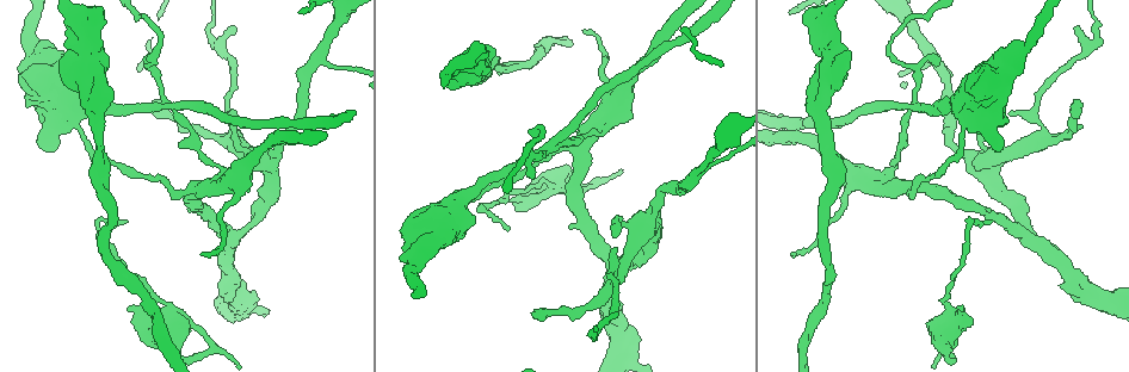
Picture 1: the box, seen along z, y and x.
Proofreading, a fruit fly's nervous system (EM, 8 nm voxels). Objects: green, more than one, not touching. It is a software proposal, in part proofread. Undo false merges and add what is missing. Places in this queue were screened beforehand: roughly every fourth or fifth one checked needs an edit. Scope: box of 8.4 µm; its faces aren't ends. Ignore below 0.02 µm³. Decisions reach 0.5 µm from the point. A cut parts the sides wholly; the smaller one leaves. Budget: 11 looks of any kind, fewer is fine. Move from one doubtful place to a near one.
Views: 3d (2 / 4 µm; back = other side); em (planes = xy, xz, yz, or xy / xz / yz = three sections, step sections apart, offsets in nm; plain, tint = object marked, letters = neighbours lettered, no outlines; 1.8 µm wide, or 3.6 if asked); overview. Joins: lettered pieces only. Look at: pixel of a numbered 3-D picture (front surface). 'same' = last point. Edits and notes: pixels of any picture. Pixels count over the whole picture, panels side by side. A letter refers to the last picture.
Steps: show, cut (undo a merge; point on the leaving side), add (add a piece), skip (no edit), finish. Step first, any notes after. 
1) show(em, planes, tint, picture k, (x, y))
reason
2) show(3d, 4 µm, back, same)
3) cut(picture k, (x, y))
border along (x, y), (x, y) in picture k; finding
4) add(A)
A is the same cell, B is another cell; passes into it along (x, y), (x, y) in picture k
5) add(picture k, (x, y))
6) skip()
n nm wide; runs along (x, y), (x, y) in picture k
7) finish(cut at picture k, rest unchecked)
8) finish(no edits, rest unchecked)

show(em, planes, letters, picture 1, (991, 223))
tapers out

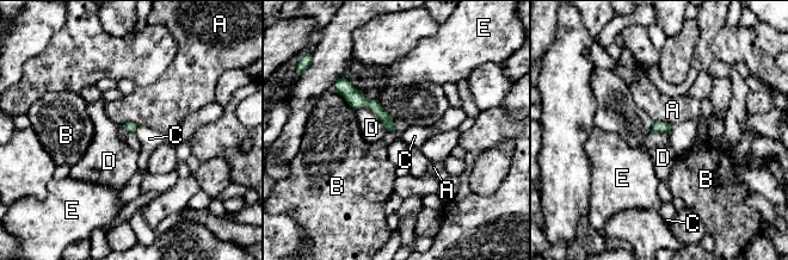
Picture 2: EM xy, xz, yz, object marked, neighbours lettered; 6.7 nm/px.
skip()
A, B, C, D and E are other cells; none of them fits

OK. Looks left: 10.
show(em, planes, tint, picture 1, (171, 333))
sudden change in width

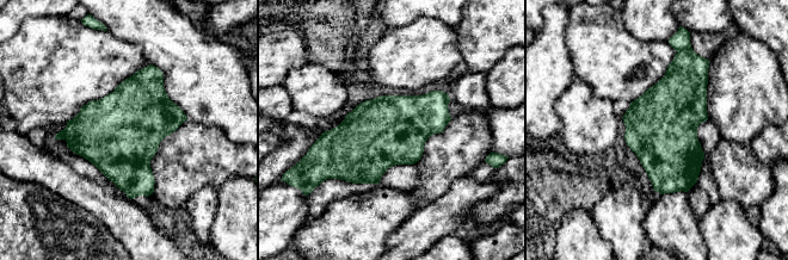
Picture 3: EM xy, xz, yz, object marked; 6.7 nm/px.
show(em, planes, letters, same)

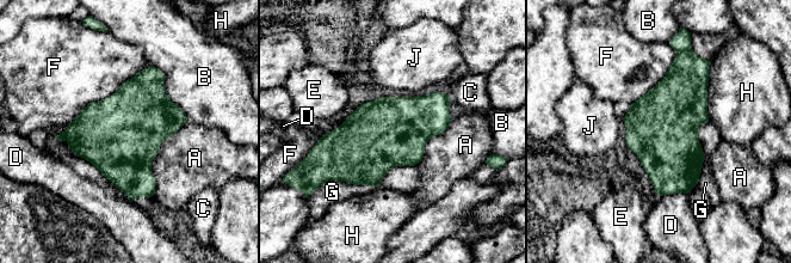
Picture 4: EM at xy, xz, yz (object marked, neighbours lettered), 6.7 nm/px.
skip()
A, B, C, D, E, F, G, H and J are other cells; border along (189, 121), (152, 163), (153, 195) in picture 4; one cell here

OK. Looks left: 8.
show(em, planes, letters, picture 1, (654, 222))

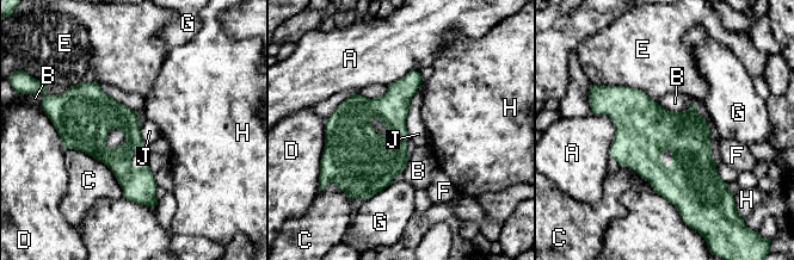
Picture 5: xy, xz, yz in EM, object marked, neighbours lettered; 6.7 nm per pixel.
skip()
A, B, C, D, E, F, G, H and J are other cells; border along (419, 85), (410, 101), (407, 137) in picture 5; continuous, no second cell

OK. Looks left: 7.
show(em, 3.6 µm, planes, letters, picture 1, (827, 58))
thick turns thin

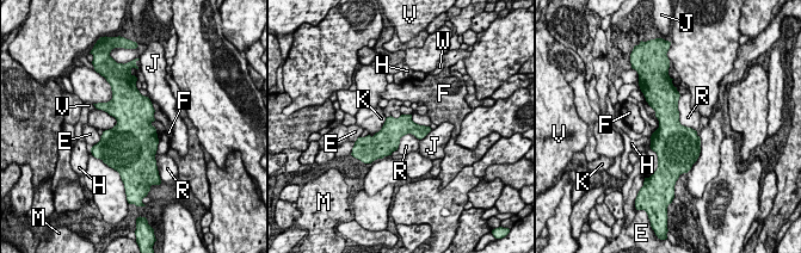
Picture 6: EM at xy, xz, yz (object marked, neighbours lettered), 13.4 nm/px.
skip()
E, F, H, J, K, M, R, V and W are other cells; border along (642, 92), (659, 123) in picture 6; all the same cell

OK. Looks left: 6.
show(em, yz, step 8, plain, picture 1, (532, 175))
tapers out

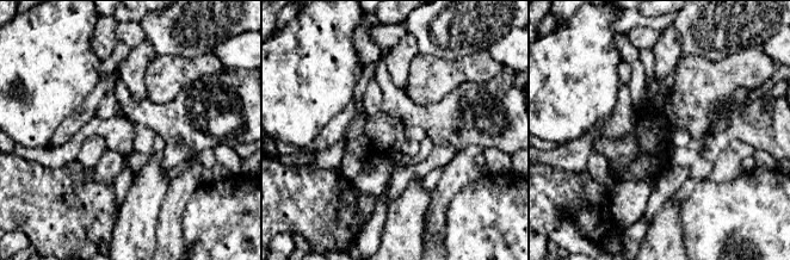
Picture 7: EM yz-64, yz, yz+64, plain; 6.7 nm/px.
show(em, yz, step 8, letters, same)

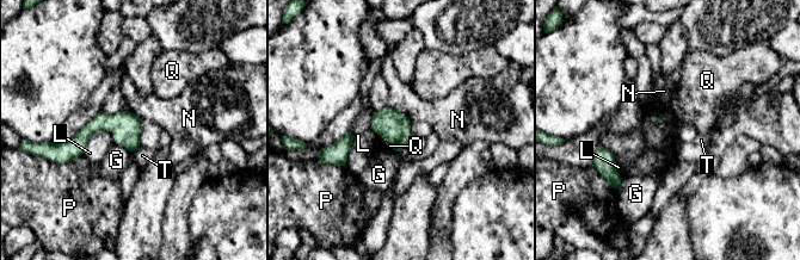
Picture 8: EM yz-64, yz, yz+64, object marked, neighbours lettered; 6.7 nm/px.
skip()
G, L, N, P, Q and T are other cells; border along (601, 144), (614, 156), (616, 162) in picture 8; no lettered piece goes on from it

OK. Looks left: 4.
finish(no edits, rest unchecked)

